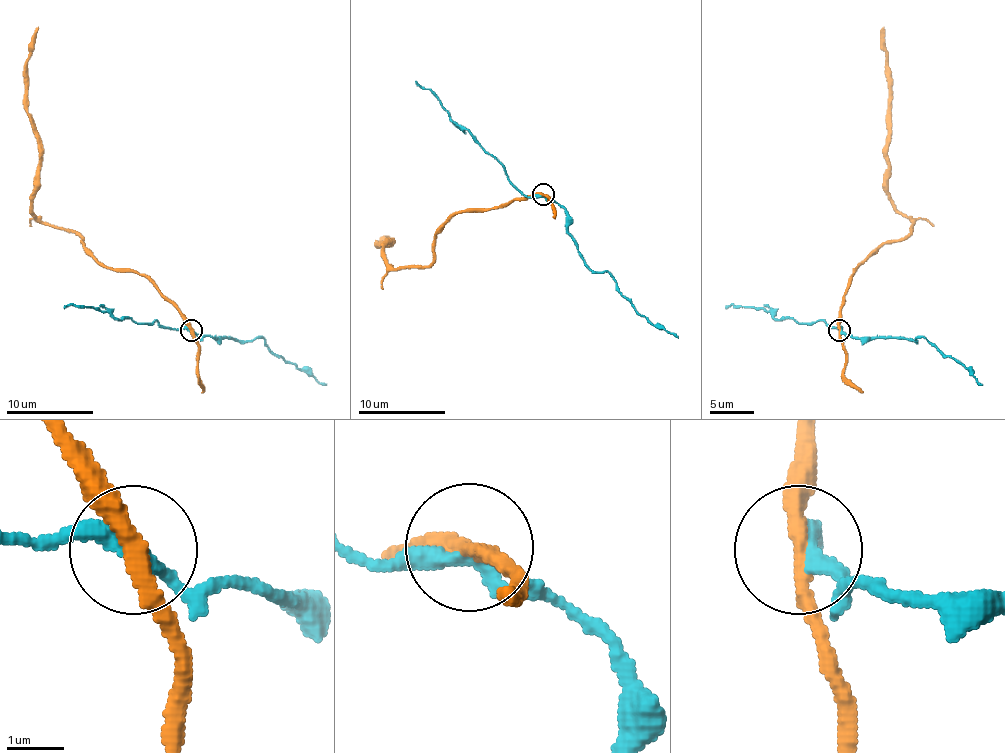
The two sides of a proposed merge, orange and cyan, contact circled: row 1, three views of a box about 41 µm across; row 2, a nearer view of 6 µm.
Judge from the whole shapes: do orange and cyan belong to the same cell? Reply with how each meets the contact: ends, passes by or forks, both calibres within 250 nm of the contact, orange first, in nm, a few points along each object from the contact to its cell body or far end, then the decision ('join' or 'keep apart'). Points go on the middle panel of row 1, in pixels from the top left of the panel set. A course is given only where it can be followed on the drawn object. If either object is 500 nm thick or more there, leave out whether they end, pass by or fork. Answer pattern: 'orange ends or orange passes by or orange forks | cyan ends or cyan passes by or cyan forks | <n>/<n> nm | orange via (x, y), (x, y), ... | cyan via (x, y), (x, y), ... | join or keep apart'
orange passes by | cyan passes by | 300/280 nm | orange via (542, 195), (462, 210), (436, 236), (427, 267), (394, 269), (383, 254), (390, 241), (379, 245), (390, 238) | cyan via (542, 195), (564, 210), (566, 234), (581, 260), (592, 271), (605, 271), (640, 315), (677, 338) | keep apart

